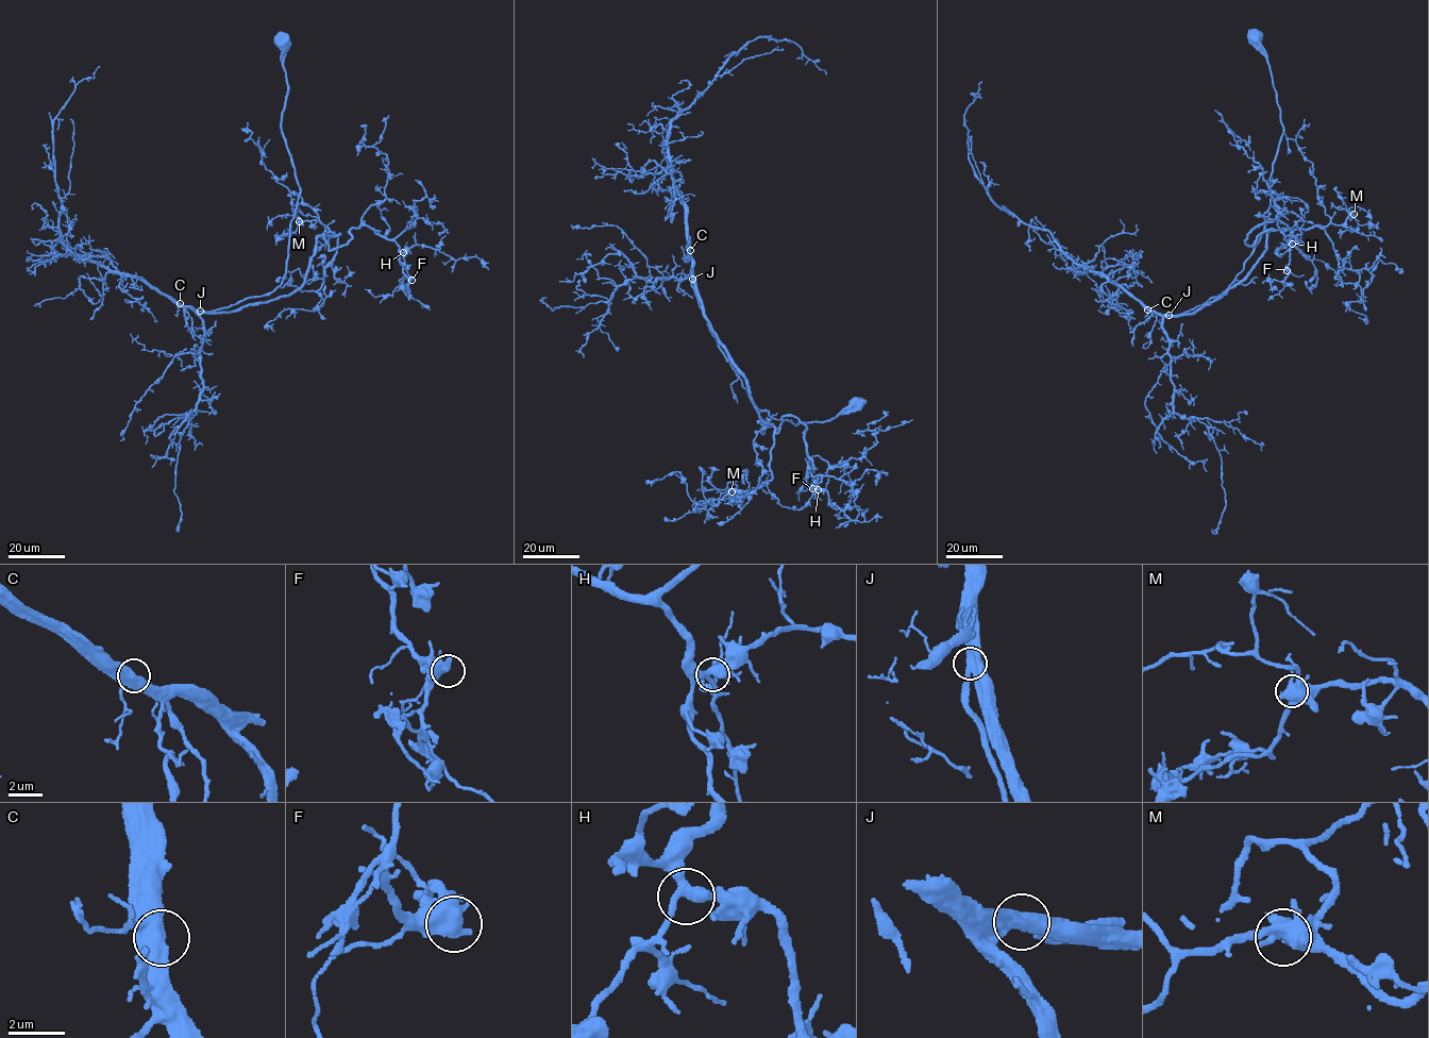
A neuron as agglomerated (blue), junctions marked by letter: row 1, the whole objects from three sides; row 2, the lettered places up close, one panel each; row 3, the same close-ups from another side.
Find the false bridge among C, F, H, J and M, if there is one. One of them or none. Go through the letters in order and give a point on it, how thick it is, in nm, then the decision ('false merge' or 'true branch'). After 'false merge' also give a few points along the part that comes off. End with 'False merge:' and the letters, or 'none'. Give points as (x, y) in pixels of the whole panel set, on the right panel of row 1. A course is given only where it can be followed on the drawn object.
C: at (1147, 310); 480 nm thick; true branch
F: at (1287, 270); 480 nm thick; true branch
H: at (1292, 244); 380 nm thick; true branch
J: at (1169, 315); 480 nm thick; true branch
M: at (1354, 214); 460 nm thick; true branch
False merge: none

